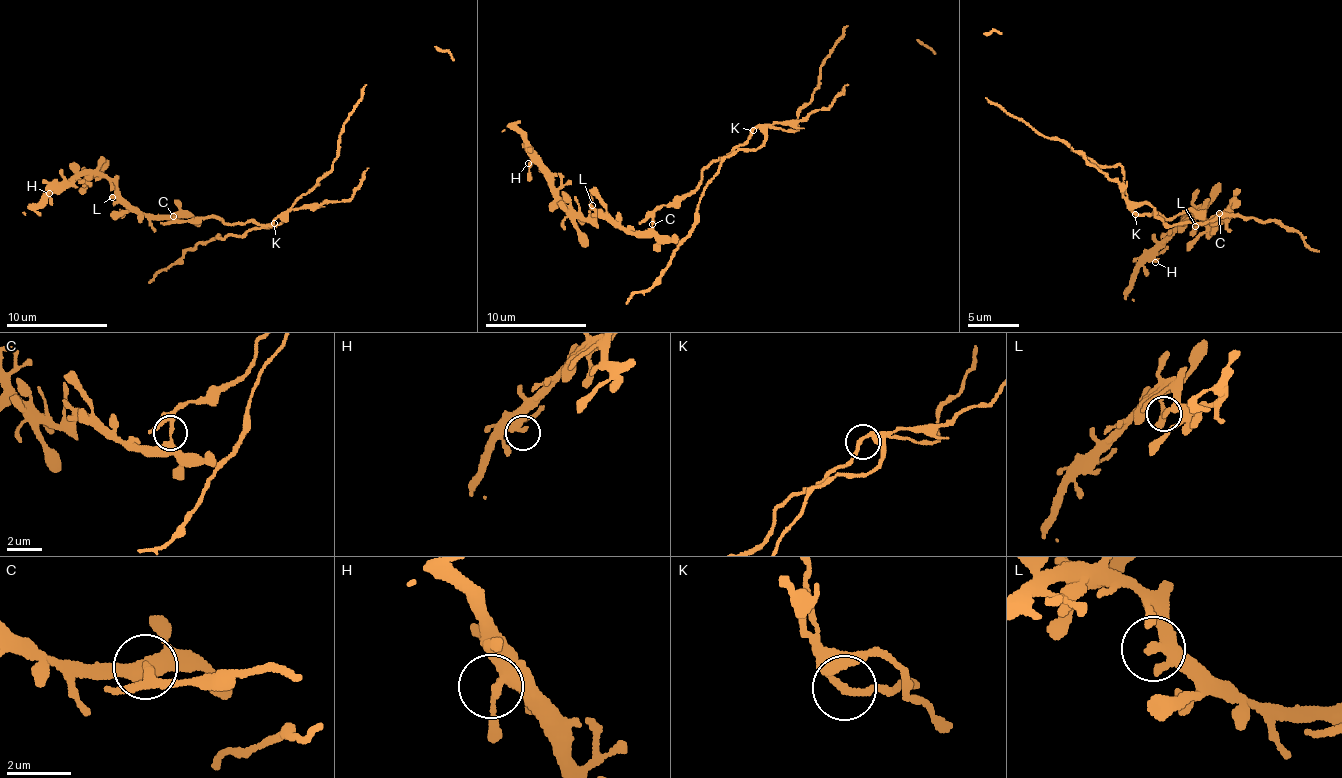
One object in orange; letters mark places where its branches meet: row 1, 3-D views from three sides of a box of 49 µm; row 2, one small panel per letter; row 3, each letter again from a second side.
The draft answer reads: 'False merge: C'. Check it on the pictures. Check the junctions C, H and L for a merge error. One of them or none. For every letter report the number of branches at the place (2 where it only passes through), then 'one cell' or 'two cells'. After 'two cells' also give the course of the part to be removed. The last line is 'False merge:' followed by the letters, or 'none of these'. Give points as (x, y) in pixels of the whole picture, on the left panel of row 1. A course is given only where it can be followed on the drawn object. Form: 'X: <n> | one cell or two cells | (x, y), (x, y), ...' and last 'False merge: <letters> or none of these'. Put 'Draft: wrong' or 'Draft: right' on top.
Draft: right
C: 2 | two cells
H: 2 | one cell
L: 2 | one cell
False merge: C

